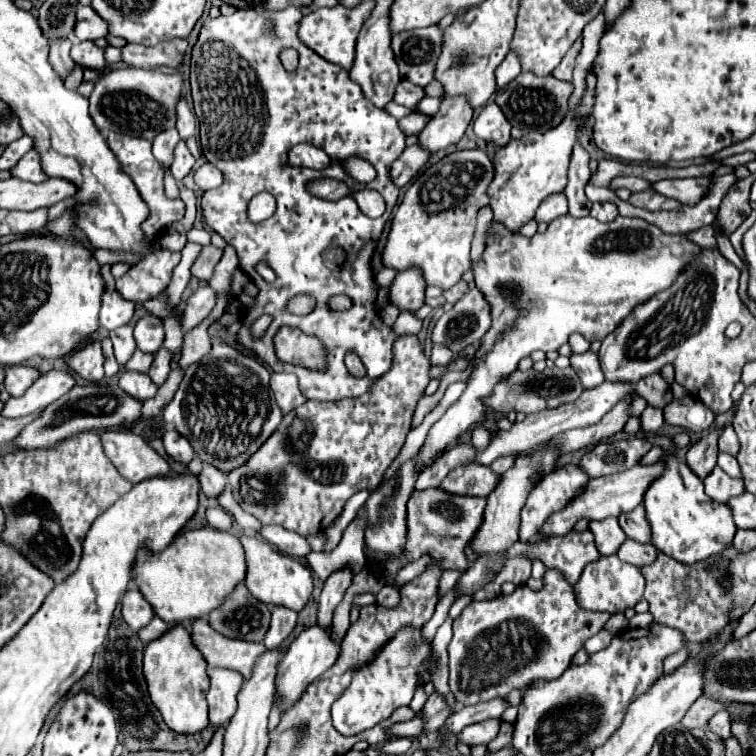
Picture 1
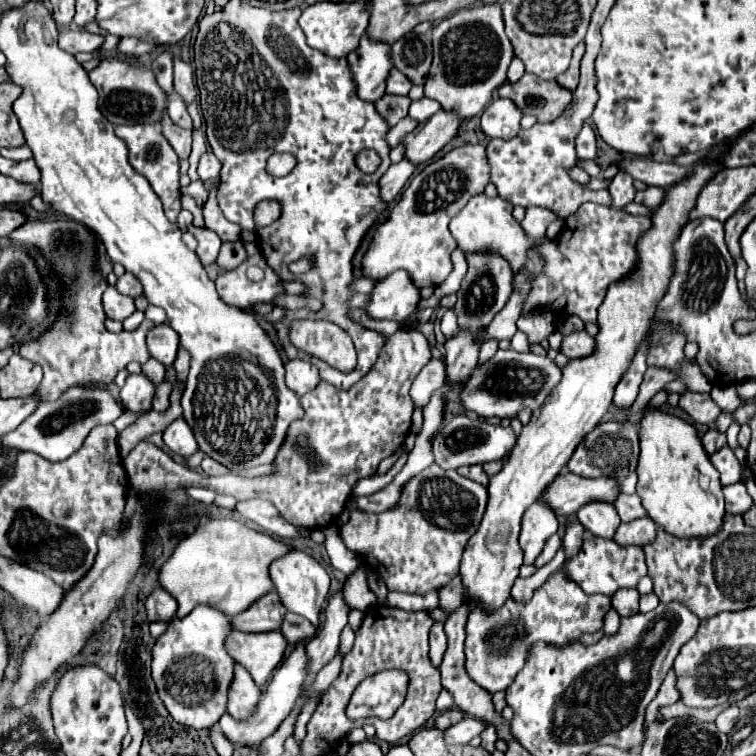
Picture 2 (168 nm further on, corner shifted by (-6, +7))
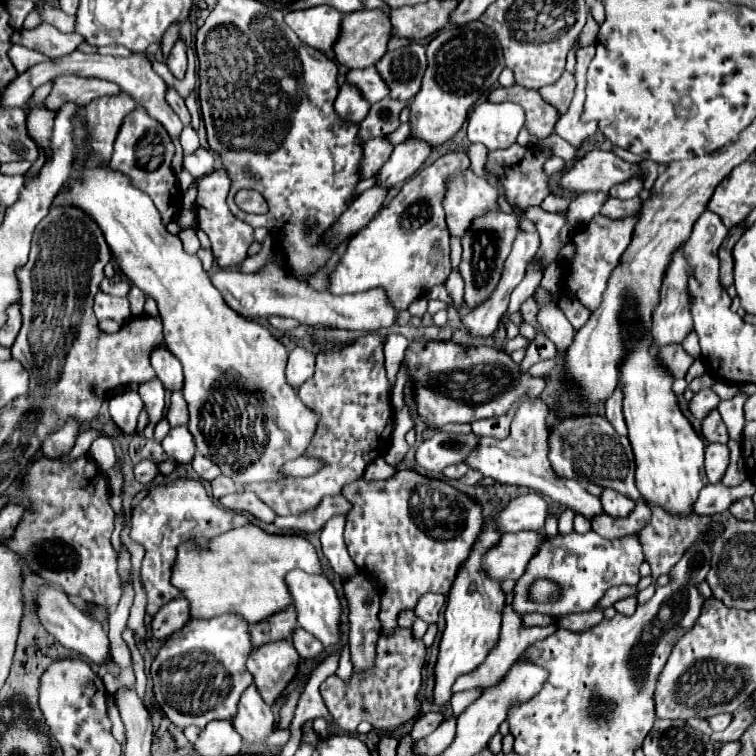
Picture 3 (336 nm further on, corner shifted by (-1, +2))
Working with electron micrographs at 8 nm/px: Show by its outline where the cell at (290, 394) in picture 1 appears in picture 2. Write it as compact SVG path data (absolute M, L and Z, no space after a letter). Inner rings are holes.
M289 360L285 364L285 380L287 380L287 386L297 394L297 396L303 396L305 392L309 392L311 388L315 388L319 384L319 370L317 366L305 362L305 360Z

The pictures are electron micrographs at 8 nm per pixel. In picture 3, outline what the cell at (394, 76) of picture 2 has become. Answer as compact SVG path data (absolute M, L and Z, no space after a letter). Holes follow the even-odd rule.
M376 67L352 69L348 73L346 81L356 85L370 103L376 103L376 101L380 101L380 99L384 99L388 95L388 85L384 85L384 79L376 71Z

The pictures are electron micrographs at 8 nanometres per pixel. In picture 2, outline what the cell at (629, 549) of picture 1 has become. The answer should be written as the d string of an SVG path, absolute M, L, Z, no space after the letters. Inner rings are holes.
M643 516L633 522L621 522L613 540L621 546L629 546L629 544L645 546L649 544L649 540L653 540L655 532L657 532L657 524L649 516Z

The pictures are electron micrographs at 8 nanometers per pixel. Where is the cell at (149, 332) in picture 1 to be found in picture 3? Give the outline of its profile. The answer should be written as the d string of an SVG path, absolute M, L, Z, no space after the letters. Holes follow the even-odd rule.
M160 345L160 349L152 349L150 361L152 361L152 367L156 371L156 377L162 381L162 385L168 391L182 389L182 381L184 381L182 365L164 345Z

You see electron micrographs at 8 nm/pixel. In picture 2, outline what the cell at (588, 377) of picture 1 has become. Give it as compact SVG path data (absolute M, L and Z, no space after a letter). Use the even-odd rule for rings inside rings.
M585 330L565 334L559 350L561 350L567 358L573 358L573 356L587 356L589 352L593 352L593 338L591 338Z

